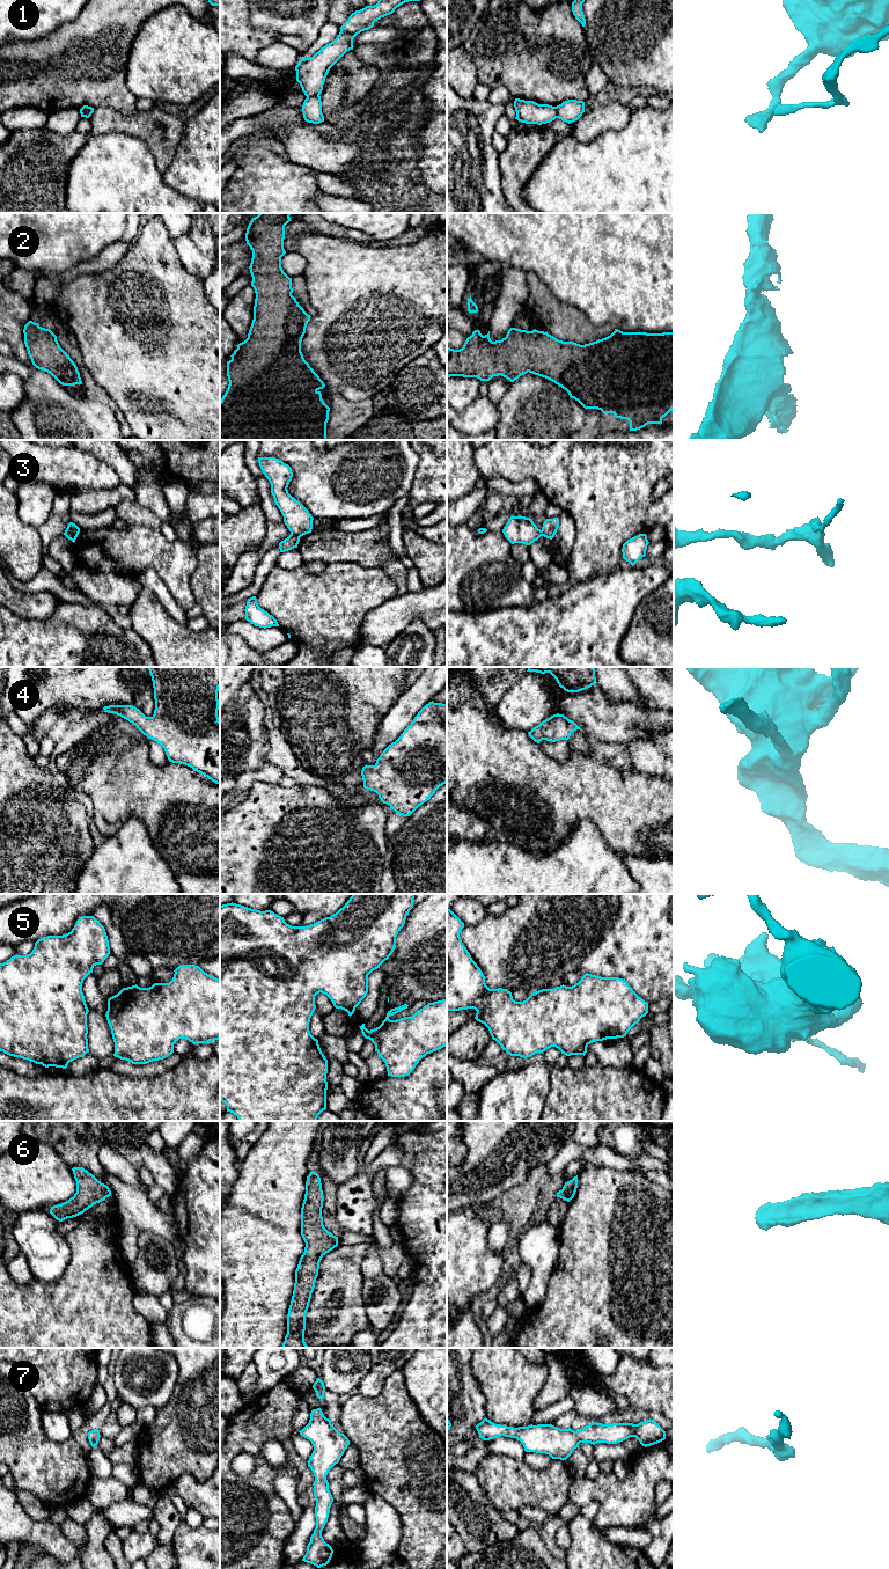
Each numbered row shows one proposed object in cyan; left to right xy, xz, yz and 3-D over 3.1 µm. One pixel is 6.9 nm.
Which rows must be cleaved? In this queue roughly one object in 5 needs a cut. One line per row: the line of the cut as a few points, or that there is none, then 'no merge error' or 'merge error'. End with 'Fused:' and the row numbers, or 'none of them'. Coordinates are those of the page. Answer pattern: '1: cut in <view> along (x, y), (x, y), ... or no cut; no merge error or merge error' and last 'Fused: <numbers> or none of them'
1: cut in xz along (318, 95), (307, 97); merge error
2: no cut; no merge error
3: cut in xz along (291, 533), (299, 537); merge error
4: no cut; no merge error
5: no cut; no merge error
6: no cut; no merge error
7: no cut; no merge error
Fused: 1, 3

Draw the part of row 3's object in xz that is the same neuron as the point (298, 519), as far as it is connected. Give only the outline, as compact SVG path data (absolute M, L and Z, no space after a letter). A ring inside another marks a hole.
M258 457L258 463L271 484L274 503L291 534L301 537L311 533L314 518L287 490L293 477L292 468L275 457Z

